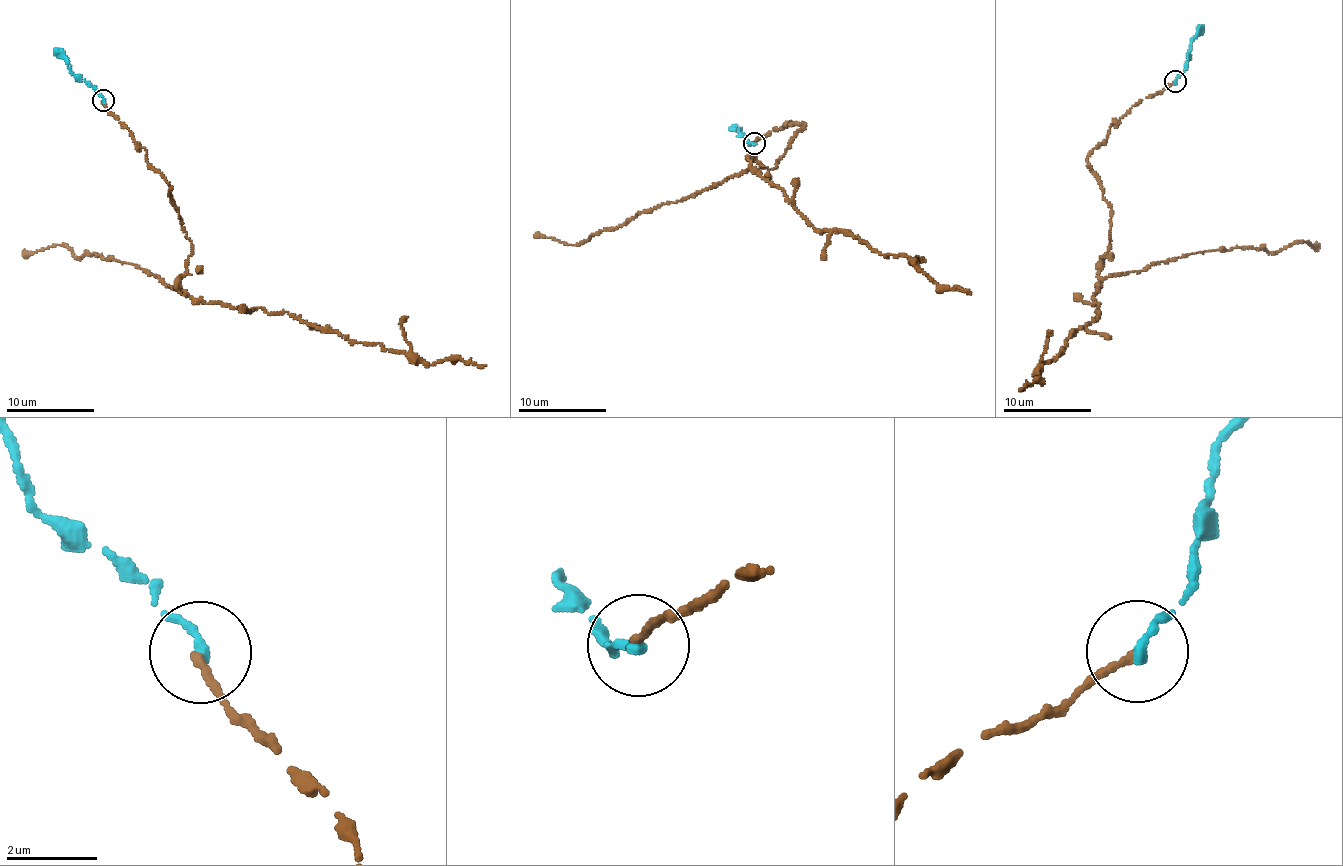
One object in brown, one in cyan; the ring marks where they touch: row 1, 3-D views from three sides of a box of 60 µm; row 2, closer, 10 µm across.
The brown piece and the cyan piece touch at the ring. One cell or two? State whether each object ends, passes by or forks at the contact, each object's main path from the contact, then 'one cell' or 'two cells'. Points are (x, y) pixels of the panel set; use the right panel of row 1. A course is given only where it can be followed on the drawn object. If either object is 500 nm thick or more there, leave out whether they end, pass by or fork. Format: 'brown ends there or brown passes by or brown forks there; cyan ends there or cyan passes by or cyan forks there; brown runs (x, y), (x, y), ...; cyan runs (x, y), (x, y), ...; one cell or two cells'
brown ends there; cyan ends there; brown runs (1174, 81), (1112, 124), (1087, 158), (1111, 209), (1109, 249), (1091, 296), (1099, 315), (1070, 332), (1021, 389); cyan runs (1176, 82), (1187, 66), (1189, 52), (1203, 25); one cell

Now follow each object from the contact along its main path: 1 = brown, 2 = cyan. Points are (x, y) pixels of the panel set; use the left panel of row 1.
1: (102, 101), (166, 182), (191, 243), (181, 292), (300, 317), (431, 364), (450, 358), (486, 365)
2: (103, 101), (74, 74), (55, 48)

